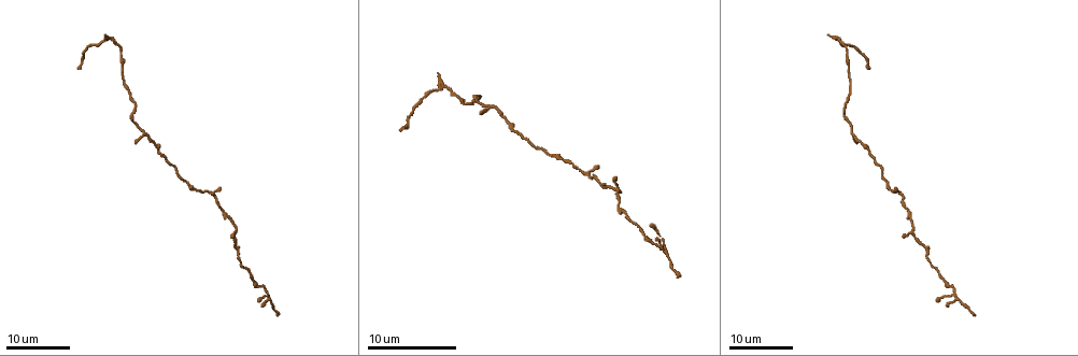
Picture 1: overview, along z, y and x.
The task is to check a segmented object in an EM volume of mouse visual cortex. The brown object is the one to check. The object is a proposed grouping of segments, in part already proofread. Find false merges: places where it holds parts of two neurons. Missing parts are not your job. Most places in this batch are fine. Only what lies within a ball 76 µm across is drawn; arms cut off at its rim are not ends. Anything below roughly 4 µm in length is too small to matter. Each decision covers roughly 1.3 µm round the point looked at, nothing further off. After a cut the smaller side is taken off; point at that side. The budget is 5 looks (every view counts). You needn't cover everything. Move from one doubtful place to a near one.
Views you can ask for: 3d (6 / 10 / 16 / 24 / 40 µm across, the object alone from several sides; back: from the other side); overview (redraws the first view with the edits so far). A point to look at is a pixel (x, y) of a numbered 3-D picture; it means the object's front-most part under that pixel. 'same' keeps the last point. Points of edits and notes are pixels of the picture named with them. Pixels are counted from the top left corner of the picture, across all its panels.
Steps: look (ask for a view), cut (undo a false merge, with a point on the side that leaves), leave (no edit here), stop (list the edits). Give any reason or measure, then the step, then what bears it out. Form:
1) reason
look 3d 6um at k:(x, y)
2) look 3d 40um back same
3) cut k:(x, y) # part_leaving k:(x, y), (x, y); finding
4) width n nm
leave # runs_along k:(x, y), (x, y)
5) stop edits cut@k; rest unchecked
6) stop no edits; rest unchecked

sudden change in width
look 3d 24um at 1:(120, 68)

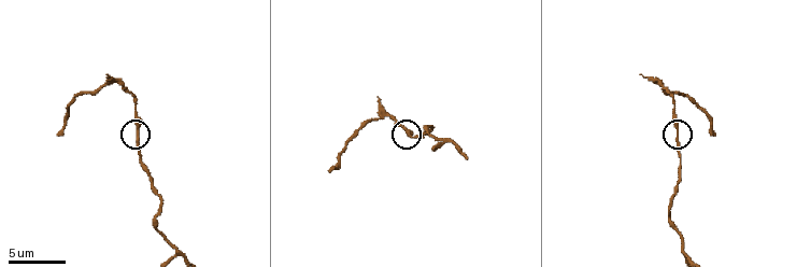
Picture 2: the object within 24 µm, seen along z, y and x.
look 3d 6um at 2:(675, 137)

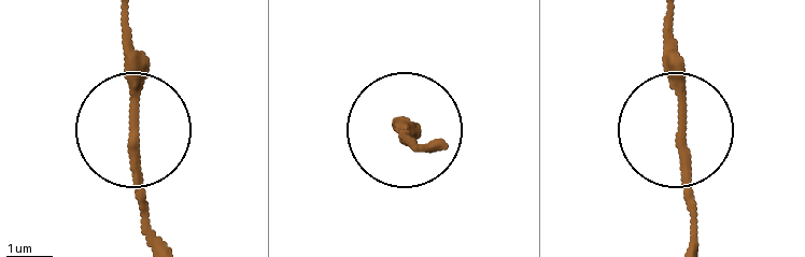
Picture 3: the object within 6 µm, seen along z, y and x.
leave # one neuron here

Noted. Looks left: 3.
narrows sharply
look 3d 16um at 2:(372, 120)

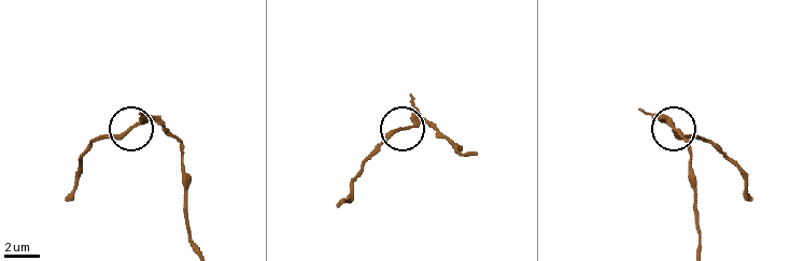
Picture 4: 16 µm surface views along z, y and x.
width 180 nm
cut 4:(125, 131) # part_leaving 4:(149, 120), (98, 139), (82, 160), (75, 186), (65, 198); a second neuron is stuck on

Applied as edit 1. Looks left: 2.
stop edits cut@4; rest unchecked

